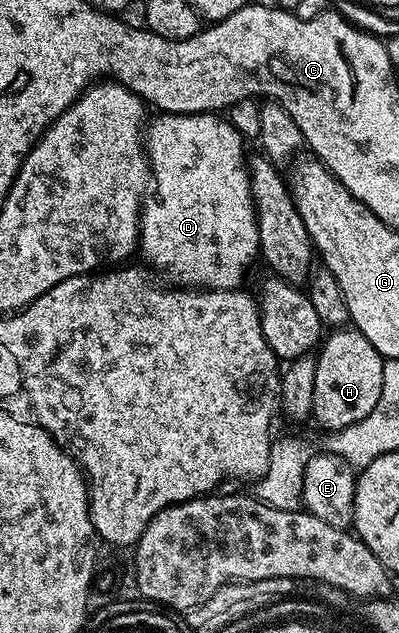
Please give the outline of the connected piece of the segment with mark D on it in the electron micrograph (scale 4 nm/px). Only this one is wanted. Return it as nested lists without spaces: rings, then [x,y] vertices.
[[[162,112],[154,117],[148,121],[143,136],[151,165],[151,194],[146,195],[141,209],[140,255],[145,255],[144,263],[154,273],[162,272],[170,285],[192,286],[197,290],[240,289],[245,271],[261,251],[245,156],[246,137],[228,118],[215,112],[196,112],[190,116]]]

